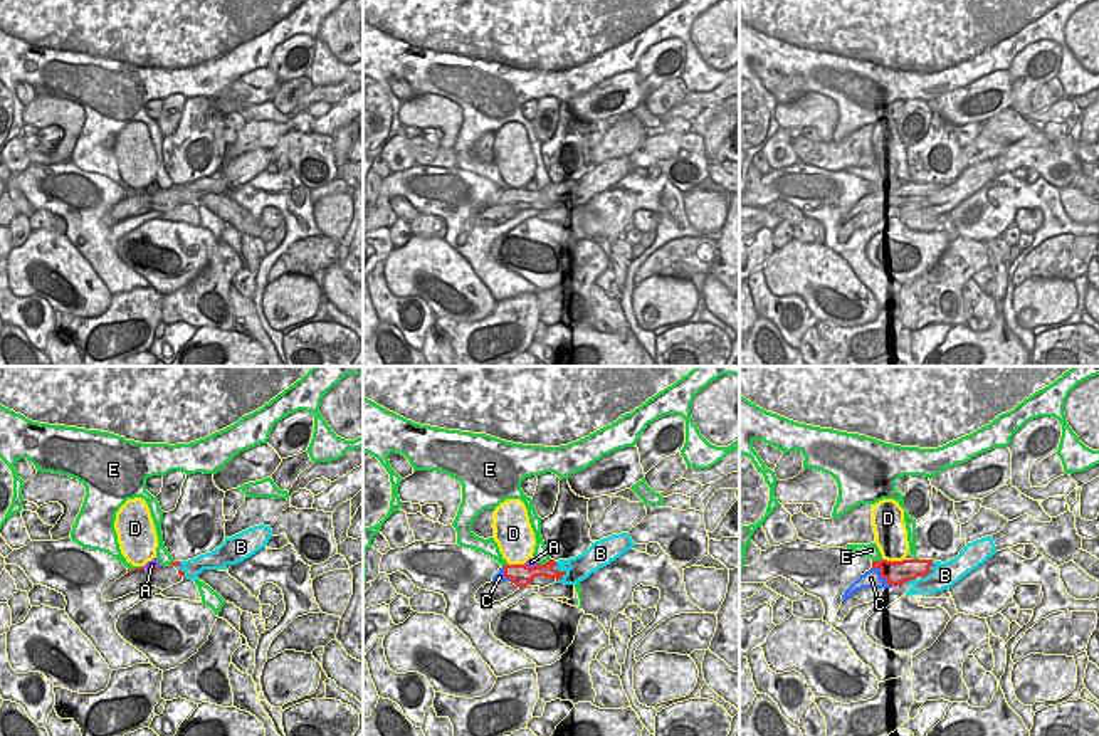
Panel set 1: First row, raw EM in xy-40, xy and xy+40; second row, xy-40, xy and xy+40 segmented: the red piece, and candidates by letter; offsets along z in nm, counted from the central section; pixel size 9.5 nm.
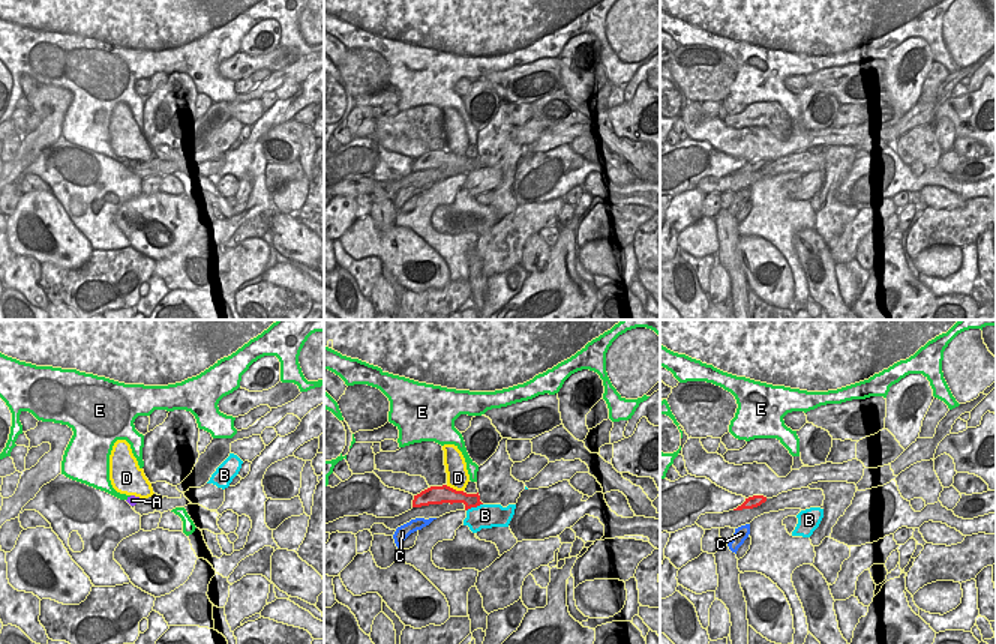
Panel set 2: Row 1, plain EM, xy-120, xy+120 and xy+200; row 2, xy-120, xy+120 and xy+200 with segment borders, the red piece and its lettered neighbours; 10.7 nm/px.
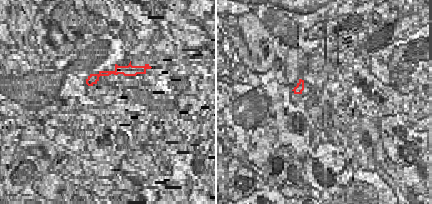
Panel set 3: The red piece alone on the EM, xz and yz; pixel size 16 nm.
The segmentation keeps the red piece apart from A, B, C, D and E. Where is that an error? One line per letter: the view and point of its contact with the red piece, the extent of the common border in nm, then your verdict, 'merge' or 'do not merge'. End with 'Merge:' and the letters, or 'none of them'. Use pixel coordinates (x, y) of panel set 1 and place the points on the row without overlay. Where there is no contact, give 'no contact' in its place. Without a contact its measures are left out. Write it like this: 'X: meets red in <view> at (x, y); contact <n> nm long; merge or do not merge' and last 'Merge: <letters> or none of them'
A: meets red in xy at (531, 192); contact 140 nm long; do not merge
B: meets red in xy at (562, 195); contact 200 nm long; do not merge
C: meets red in xy+40 at (881, 199); contact 280 nm long; do not merge
D: meets red in xy+40 at (893, 185); contact 200 nm long; do not merge
E: meets red in xy at (545, 187); contact 140 nm long; do not merge
Merge: none of them

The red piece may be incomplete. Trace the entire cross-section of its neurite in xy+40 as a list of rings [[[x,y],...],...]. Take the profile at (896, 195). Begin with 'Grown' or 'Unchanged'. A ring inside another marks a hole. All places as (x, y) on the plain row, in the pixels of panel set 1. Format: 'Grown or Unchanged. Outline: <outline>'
Unchanged. Outline: [[[902,183],[902,185],[872,185],[872,192],[881,193],[881,202],[887,203],[887,208],[897,210],[916,203],[918,200],[924,202],[933,197],[933,183]]]

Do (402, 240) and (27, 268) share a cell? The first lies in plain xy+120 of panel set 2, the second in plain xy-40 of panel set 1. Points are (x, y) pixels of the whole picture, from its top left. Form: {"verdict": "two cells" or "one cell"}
{"verdict": "one cell"}

